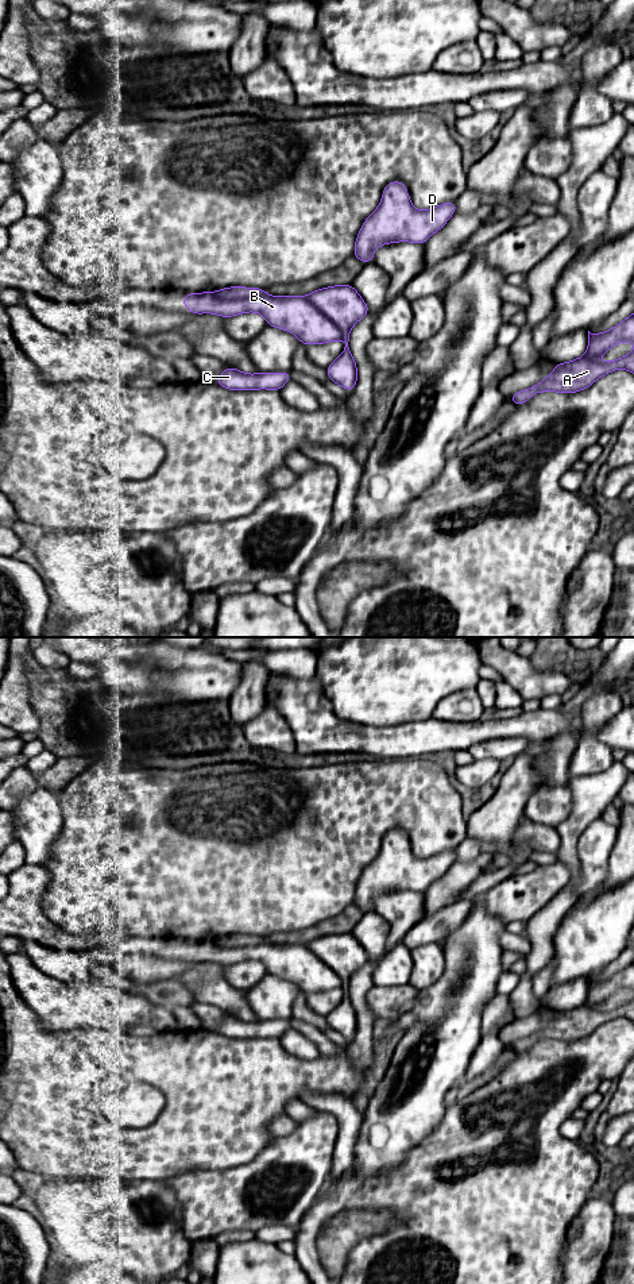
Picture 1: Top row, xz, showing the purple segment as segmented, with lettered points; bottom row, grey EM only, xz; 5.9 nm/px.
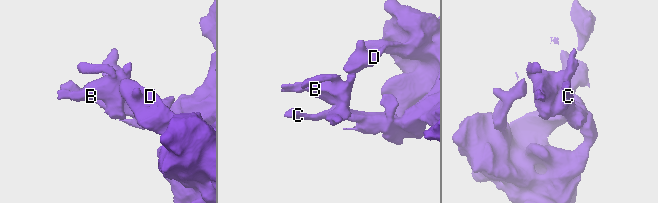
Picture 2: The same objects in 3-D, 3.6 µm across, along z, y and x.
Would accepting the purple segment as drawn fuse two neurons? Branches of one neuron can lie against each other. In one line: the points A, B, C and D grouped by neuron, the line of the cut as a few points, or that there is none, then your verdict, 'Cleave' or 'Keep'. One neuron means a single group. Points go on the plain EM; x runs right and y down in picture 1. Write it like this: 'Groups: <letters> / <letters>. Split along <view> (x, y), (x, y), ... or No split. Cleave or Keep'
Groups: A C D / B. Split along xz (213, 941), (221, 948), (256, 947), (266, 943). Cleave

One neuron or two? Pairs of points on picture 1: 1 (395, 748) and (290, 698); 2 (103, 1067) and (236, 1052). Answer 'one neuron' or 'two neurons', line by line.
1: one neuron
2: one neuron

